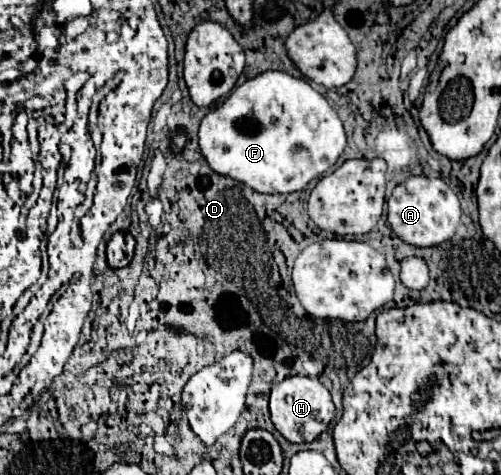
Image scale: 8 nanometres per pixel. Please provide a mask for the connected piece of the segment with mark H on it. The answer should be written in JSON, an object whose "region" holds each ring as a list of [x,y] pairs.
{"region":[[[290,376],[272,388],[270,416],[272,416],[276,430],[288,442],[312,442],[328,428],[328,424],[334,418],[334,412],[336,412],[336,408],[334,408],[334,402],[332,402],[328,388],[314,378]]]}

